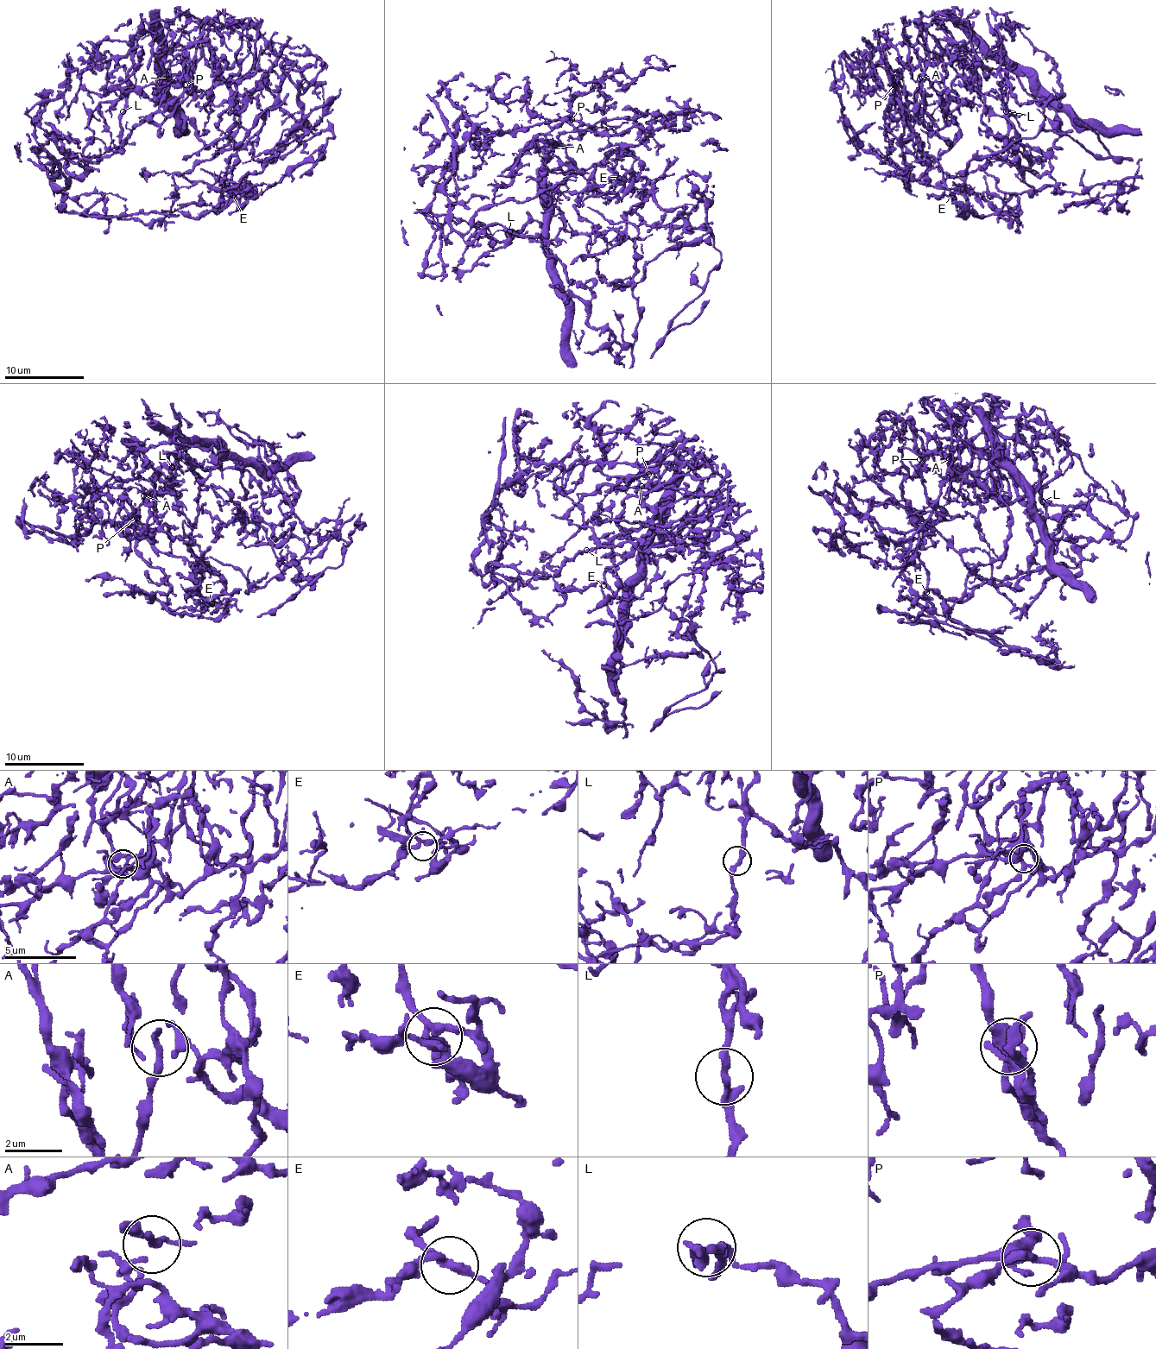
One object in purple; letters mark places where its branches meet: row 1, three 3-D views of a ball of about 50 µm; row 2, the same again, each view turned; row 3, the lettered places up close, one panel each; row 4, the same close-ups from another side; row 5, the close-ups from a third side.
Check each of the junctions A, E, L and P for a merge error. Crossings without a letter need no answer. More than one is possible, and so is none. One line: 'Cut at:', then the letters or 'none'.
Cut at: none

